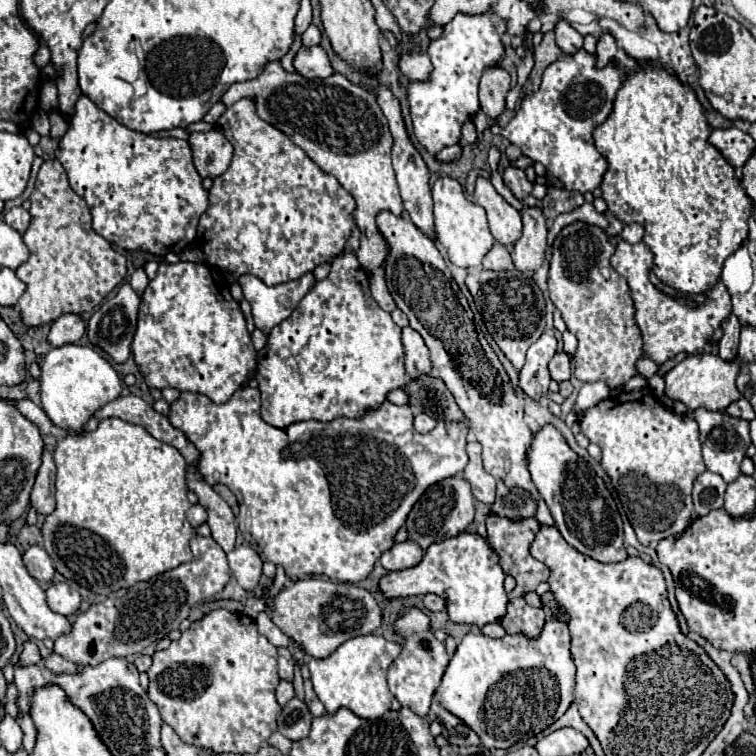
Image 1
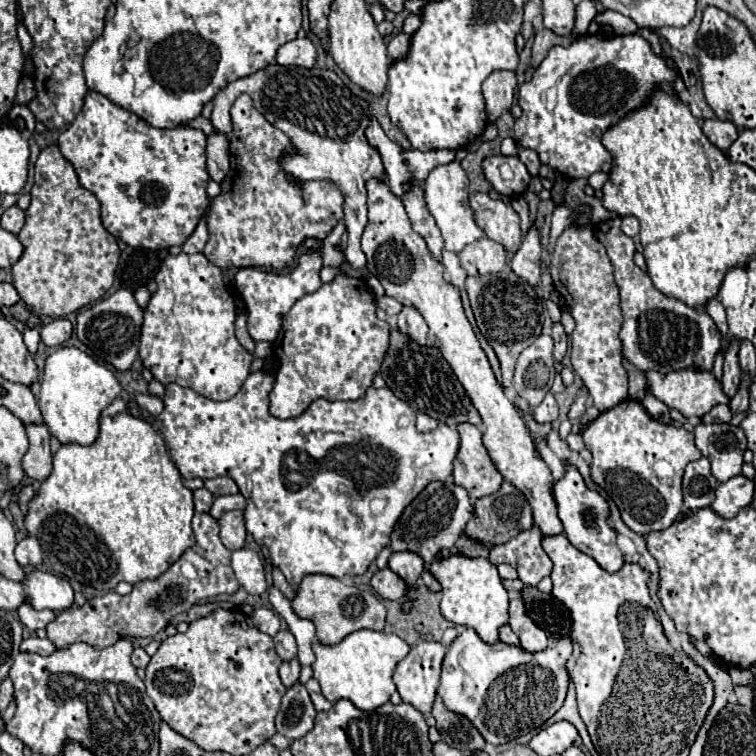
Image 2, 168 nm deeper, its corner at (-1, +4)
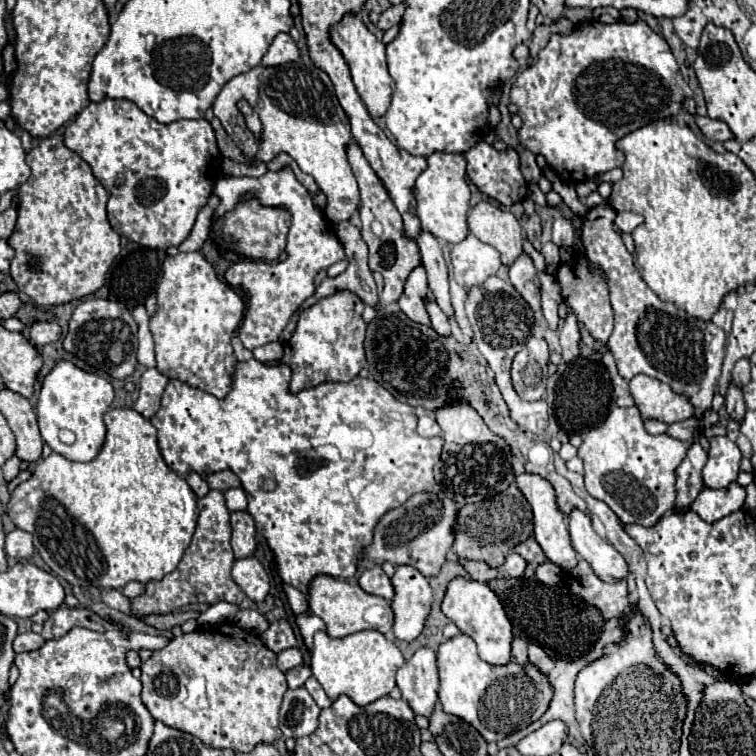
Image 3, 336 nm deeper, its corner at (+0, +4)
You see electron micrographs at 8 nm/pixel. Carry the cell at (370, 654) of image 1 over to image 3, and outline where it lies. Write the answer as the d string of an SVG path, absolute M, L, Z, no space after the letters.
M362 630L344 638L330 638L326 632L316 632L312 650L312 676L322 684L330 700L346 694L358 706L366 706L396 686L396 670L404 664L404 656L394 642L388 642L378 630Z

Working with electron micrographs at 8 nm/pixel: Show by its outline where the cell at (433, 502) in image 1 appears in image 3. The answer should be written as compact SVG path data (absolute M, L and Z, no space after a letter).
M430 492L414 494L406 504L386 512L374 530L374 542L366 548L366 558L382 564L410 564L426 578L440 572L446 562L448 550L454 544L454 524L458 520L458 504L448 496L436 496Z

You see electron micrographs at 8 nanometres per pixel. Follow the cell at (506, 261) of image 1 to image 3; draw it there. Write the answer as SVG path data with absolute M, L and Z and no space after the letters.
M472 234L454 246L450 260L454 266L454 278L464 288L480 286L502 266L500 252L494 246L480 242Z

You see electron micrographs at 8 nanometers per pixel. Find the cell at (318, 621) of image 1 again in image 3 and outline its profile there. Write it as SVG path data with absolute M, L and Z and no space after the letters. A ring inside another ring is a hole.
M320 574L310 582L308 606L310 606L312 614L316 614L324 620L326 634L332 636L332 638L344 638L348 634L354 634L354 632L360 632L360 630L370 630L370 628L382 632L386 638L392 638L392 610L390 610L388 602L380 596L364 592L358 584L348 584L346 580L338 580L338 578ZM370 606L378 606L382 610L382 612L378 610L378 620L370 622L370 620L364 618L364 614Z

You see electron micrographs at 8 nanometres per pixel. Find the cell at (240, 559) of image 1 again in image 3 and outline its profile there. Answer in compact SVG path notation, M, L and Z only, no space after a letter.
M254 556L236 560L232 566L232 578L254 602L262 602L270 590L268 574Z

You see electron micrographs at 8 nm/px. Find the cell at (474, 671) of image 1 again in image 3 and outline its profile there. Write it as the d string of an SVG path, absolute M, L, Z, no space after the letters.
M466 634L442 642L436 654L440 672L438 698L444 712L454 714L468 724L502 724L502 738L540 720L554 698L554 688L548 676L538 672L534 664L518 664L516 660L510 660L510 664L504 666L488 664L478 656L474 640Z

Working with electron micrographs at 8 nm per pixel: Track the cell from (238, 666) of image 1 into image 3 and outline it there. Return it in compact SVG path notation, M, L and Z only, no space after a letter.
M218 624L218 626L212 626L212 628L204 628L204 626L198 626L194 632L190 634L182 634L182 636L176 636L172 638L166 648L160 648L160 650L154 650L152 656L142 662L140 666L142 670L142 700L148 708L148 712L154 716L154 720L160 720L164 722L166 726L170 728L176 728L176 730L182 730L182 732L188 732L196 738L200 738L208 748L230 748L234 752L252 752L256 744L262 744L262 742L274 742L274 740L280 740L282 738L282 732L278 728L278 714L280 714L280 704L282 704L282 696L284 692L288 690L288 684L286 684L286 676L284 672L276 666L276 654L270 652L270 648L266 648L266 644L262 644L260 636L252 634L252 632L246 632L242 630L240 626L236 624Z

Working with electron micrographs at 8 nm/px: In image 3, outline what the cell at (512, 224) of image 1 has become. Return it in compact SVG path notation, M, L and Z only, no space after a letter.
M478 202L468 214L468 228L478 240L492 244L508 266L522 254L522 228L512 212Z

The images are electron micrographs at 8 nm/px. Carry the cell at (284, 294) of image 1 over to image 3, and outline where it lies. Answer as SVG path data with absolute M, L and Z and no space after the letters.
M284 168L282 172L266 172L262 178L218 180L214 194L220 198L220 206L214 212L214 218L232 210L238 198L246 192L256 194L266 206L286 206L292 214L292 226L288 232L288 258L284 262L238 262L224 274L226 282L246 296L246 314L242 318L238 336L248 350L254 350L280 338L282 330L300 308L300 304L316 292L314 276L318 270L342 260L344 248L330 228L326 216L314 208L310 192L296 180L290 168Z

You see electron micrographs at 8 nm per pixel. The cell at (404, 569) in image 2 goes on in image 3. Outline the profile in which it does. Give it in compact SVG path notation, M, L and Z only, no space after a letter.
M406 564L396 566L392 586L396 592L392 598L394 634L396 638L410 642L424 628L424 620L432 604L432 588L416 568Z

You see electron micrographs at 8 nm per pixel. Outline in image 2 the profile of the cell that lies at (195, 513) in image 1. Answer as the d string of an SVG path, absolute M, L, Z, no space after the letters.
M207 488L193 490L193 502L195 502L195 512L209 512L213 504L213 494Z

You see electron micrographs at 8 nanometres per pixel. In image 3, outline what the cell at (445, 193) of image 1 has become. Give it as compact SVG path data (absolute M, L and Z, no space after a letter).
M430 154L428 168L418 176L414 192L418 200L416 214L422 222L422 230L432 232L436 238L448 244L458 244L470 234L466 224L466 216L470 210L470 188L466 184L464 154Z

